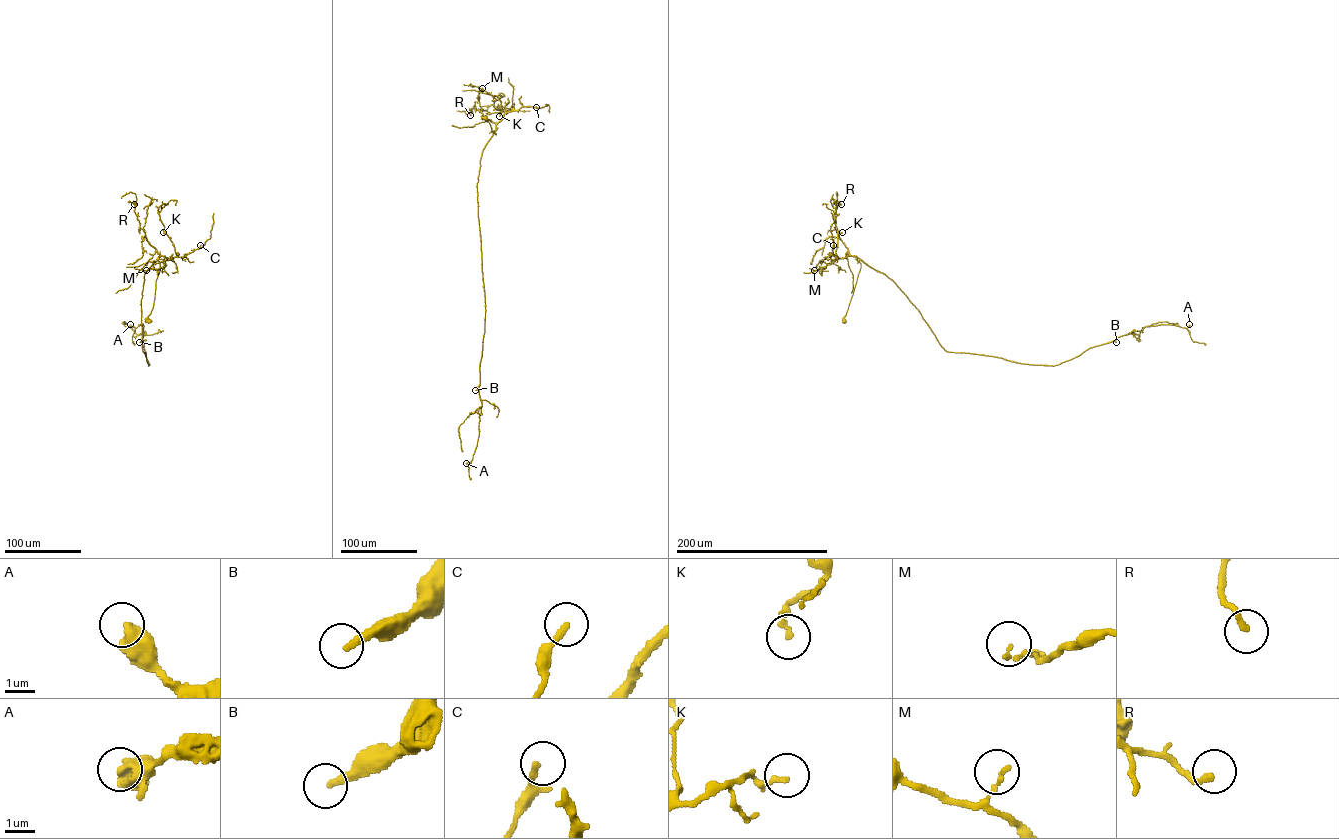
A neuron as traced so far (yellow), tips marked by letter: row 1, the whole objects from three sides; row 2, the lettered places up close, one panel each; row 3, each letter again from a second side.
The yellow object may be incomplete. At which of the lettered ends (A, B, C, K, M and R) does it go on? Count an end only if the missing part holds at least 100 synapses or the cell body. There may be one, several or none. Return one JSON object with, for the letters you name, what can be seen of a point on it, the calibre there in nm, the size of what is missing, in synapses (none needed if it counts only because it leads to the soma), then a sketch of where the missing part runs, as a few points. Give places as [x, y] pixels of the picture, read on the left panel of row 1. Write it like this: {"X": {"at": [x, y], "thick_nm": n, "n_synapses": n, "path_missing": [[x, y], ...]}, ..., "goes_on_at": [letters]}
{"B": {"at": [139, 342], "thick_nm": 260, "n_synapses": 100, "path_missing": [[139, 342], [127, 343], [118, 329], [125, 342]]}, "goes_on_at": ["B"]}

